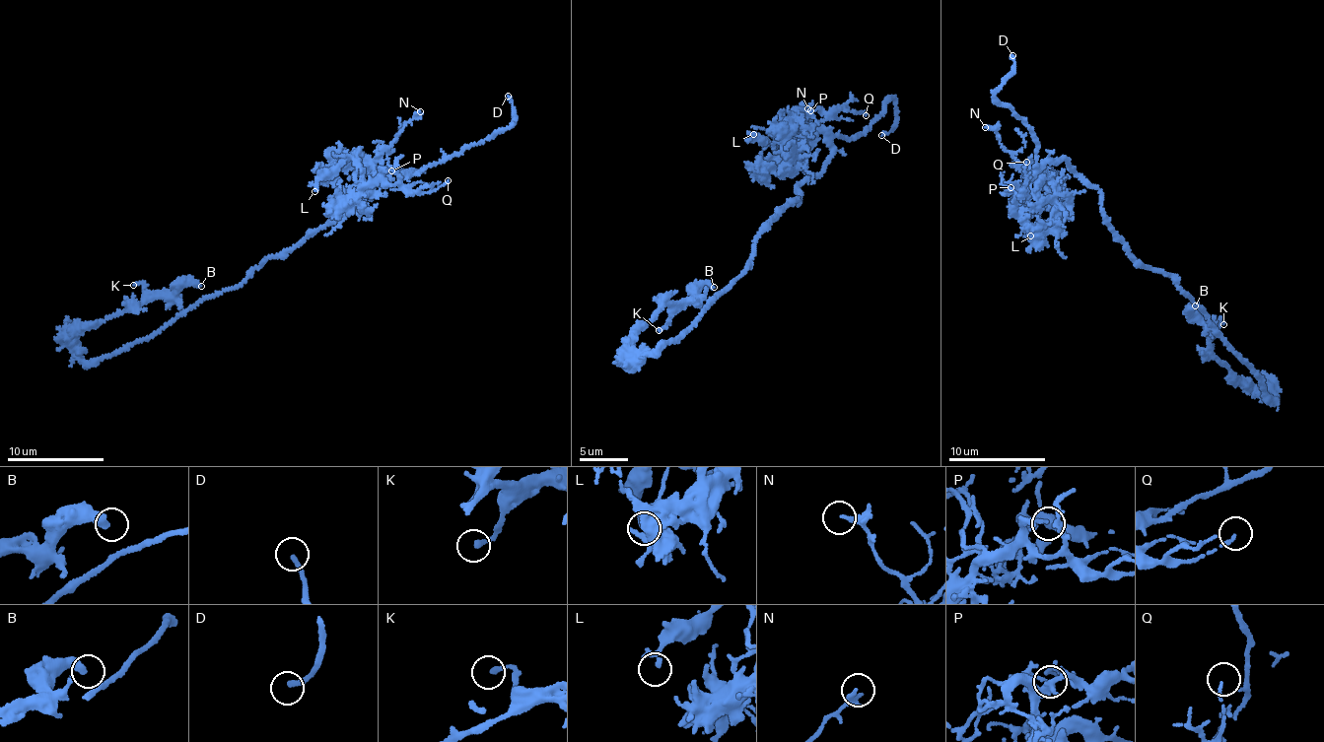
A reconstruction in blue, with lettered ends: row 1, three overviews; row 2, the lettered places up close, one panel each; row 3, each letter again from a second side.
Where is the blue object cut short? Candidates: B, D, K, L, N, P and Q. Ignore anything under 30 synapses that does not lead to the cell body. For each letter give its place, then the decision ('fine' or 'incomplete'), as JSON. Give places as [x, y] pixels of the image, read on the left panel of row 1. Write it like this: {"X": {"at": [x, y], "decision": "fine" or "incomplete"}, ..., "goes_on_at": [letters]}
{"B": {"at": [201, 286], "decision": "fine"}, "D": {"at": [508, 96], "decision": "incomplete"}, "K": {"at": [133, 285], "decision": "fine"}, "L": {"at": [314, 191], "decision": "fine"}, "N": {"at": [420, 111], "decision": "fine"}, "P": {"at": [391, 170], "decision": "fine"}, "Q": {"at": [448, 180], "decision": "fine"}, "goes_on_at": ["D"]}

